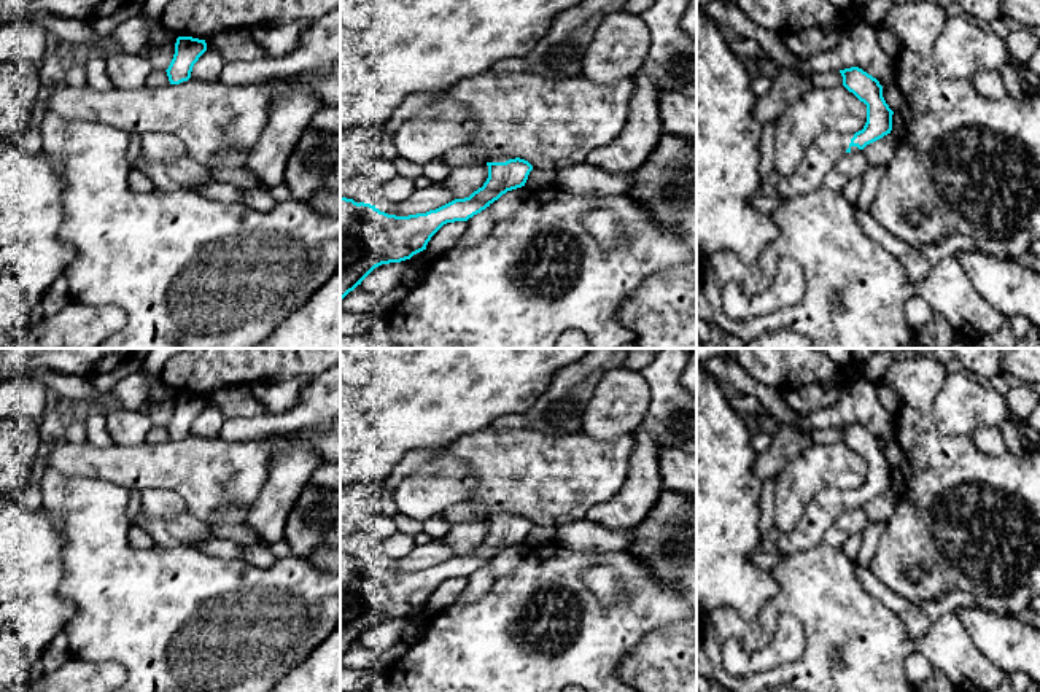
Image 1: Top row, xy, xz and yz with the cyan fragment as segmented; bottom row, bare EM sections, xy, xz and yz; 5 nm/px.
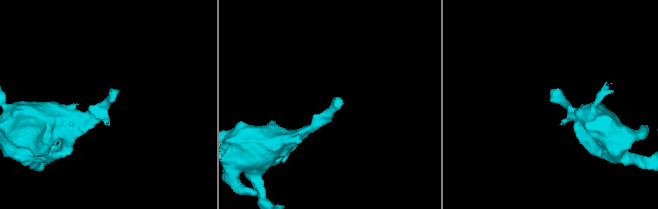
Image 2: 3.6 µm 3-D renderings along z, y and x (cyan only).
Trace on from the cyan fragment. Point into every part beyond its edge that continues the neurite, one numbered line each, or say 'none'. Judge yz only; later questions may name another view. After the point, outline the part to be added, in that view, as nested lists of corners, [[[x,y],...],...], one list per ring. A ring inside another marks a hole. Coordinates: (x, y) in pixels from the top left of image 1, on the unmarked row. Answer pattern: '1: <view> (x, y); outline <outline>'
1: yz (827, 506); outline [[[829,488],[817,493],[805,509],[797,528],[781,533],[778,550],[787,555],[819,546],[830,525],[849,511],[846,506],[854,490]]]

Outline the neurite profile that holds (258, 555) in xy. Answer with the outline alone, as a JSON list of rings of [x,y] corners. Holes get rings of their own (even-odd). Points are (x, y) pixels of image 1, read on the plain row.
[[[258,544],[243,546],[243,558],[251,563],[253,566],[267,570],[270,568],[278,558],[270,552],[269,547]]]

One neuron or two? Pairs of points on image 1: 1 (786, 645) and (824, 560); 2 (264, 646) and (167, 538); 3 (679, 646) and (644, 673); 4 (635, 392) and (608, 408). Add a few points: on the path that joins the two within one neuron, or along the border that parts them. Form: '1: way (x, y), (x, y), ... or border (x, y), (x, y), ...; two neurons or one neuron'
1: border (783, 613), (803, 632), (797, 657); two neurons
2: border (156, 544), (196, 548); two neurons
3: way (671, 654), (659, 667), (652, 667); one neuron
4: way (628, 393), (614, 408); one neuron

